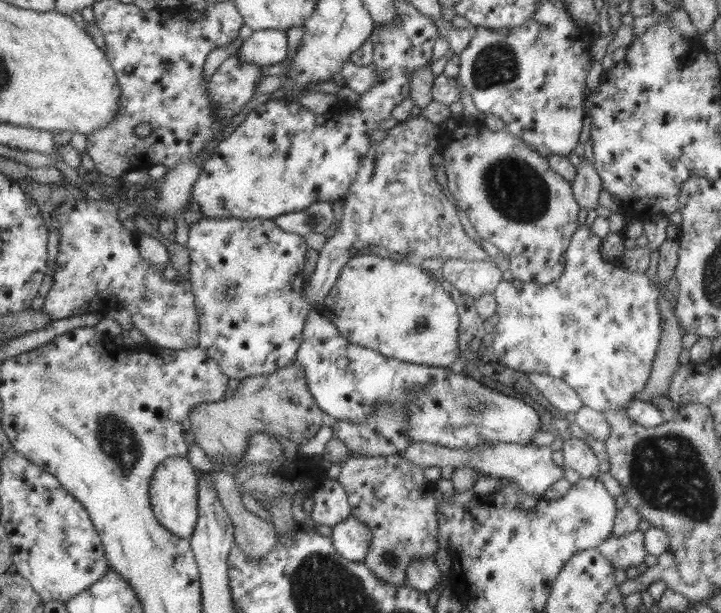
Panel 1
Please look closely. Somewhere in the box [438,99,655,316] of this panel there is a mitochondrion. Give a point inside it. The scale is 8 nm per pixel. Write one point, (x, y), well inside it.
(514, 188)

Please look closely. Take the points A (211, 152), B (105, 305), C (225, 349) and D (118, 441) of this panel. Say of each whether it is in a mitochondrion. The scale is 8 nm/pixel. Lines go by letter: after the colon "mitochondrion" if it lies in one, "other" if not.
A: other
B: other
C: other
D: mitochondrion

